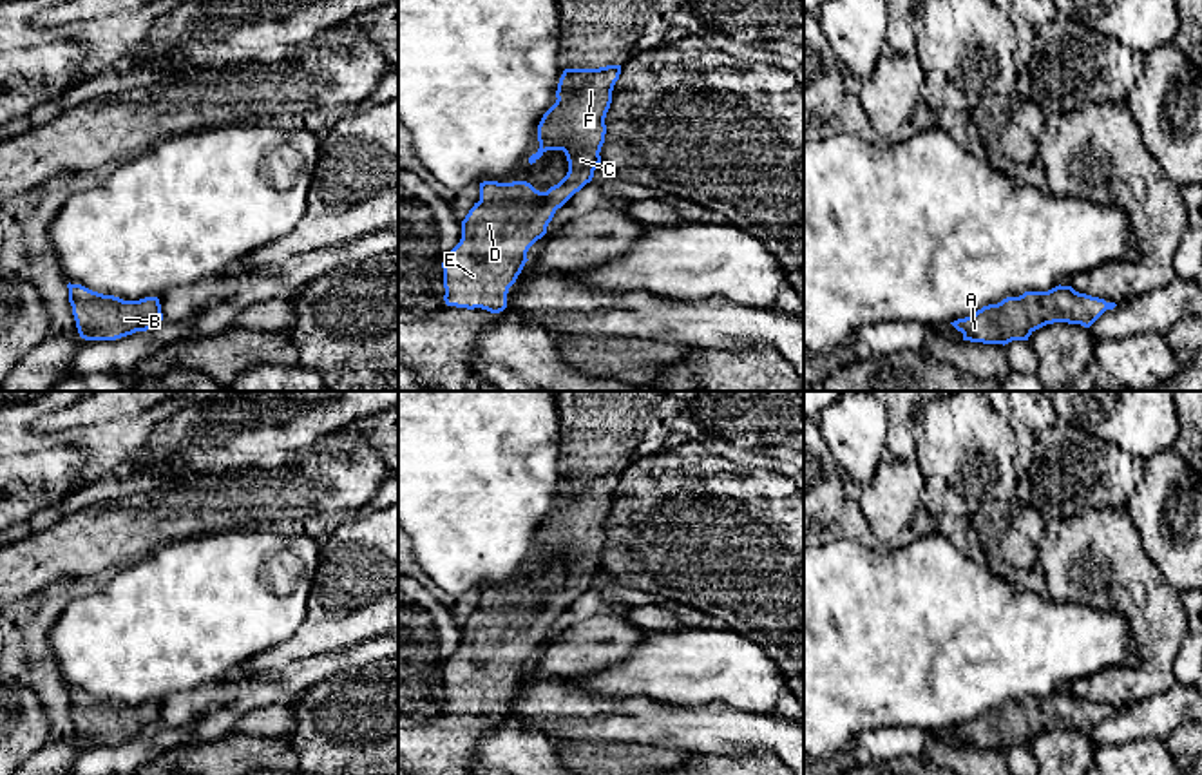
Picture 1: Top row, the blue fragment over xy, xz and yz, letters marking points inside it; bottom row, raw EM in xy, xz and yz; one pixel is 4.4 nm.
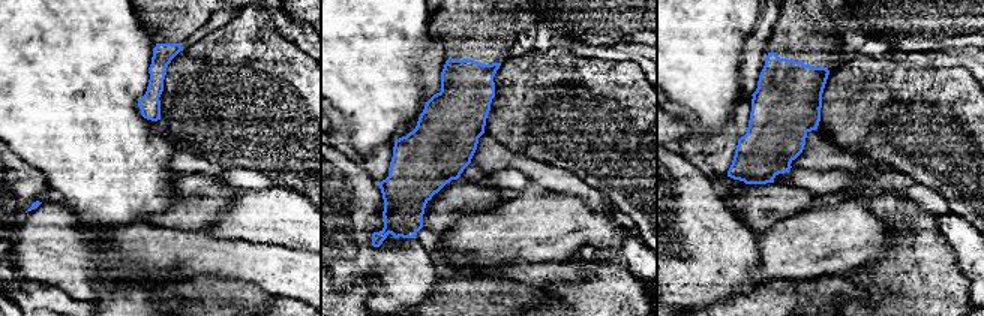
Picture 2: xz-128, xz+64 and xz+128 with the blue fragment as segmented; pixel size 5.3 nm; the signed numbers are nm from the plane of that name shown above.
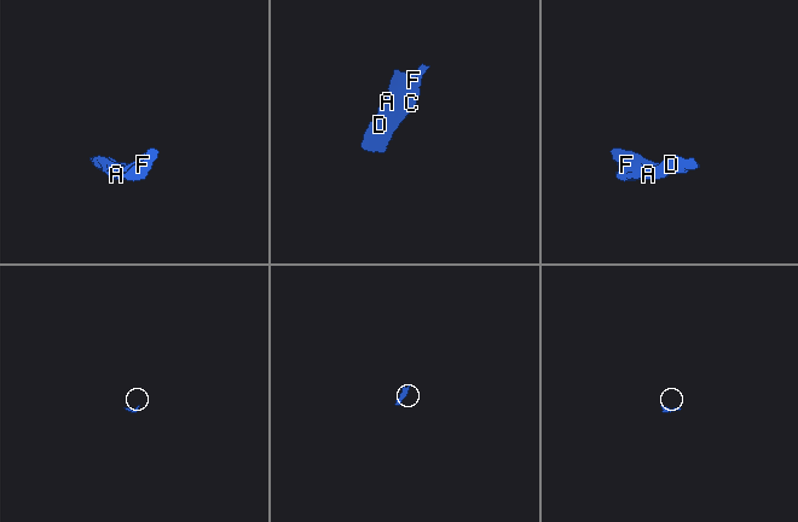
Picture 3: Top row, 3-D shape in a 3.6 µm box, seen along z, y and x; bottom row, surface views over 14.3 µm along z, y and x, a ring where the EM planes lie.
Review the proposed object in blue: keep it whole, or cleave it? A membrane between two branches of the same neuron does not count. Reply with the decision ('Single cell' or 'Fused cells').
Single cell

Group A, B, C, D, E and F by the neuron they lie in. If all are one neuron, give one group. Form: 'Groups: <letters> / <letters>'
Groups: A B C D E F

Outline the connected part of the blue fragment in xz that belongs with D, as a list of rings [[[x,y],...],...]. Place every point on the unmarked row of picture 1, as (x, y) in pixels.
[[[621,471],[563,476],[558,505],[538,531],[539,554],[529,569],[547,556],[563,556],[568,578],[547,598],[527,587],[480,588],[480,607],[462,627],[462,645],[442,668],[447,712],[491,719],[507,713],[509,694],[529,666],[529,654],[547,639],[556,616],[592,587],[601,569],[605,523],[619,480]]]

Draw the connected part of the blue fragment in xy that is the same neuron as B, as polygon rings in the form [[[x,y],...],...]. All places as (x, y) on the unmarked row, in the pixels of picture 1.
[[[69,688],[67,694],[78,739],[85,746],[116,746],[163,726],[157,703],[123,706],[81,690]]]

